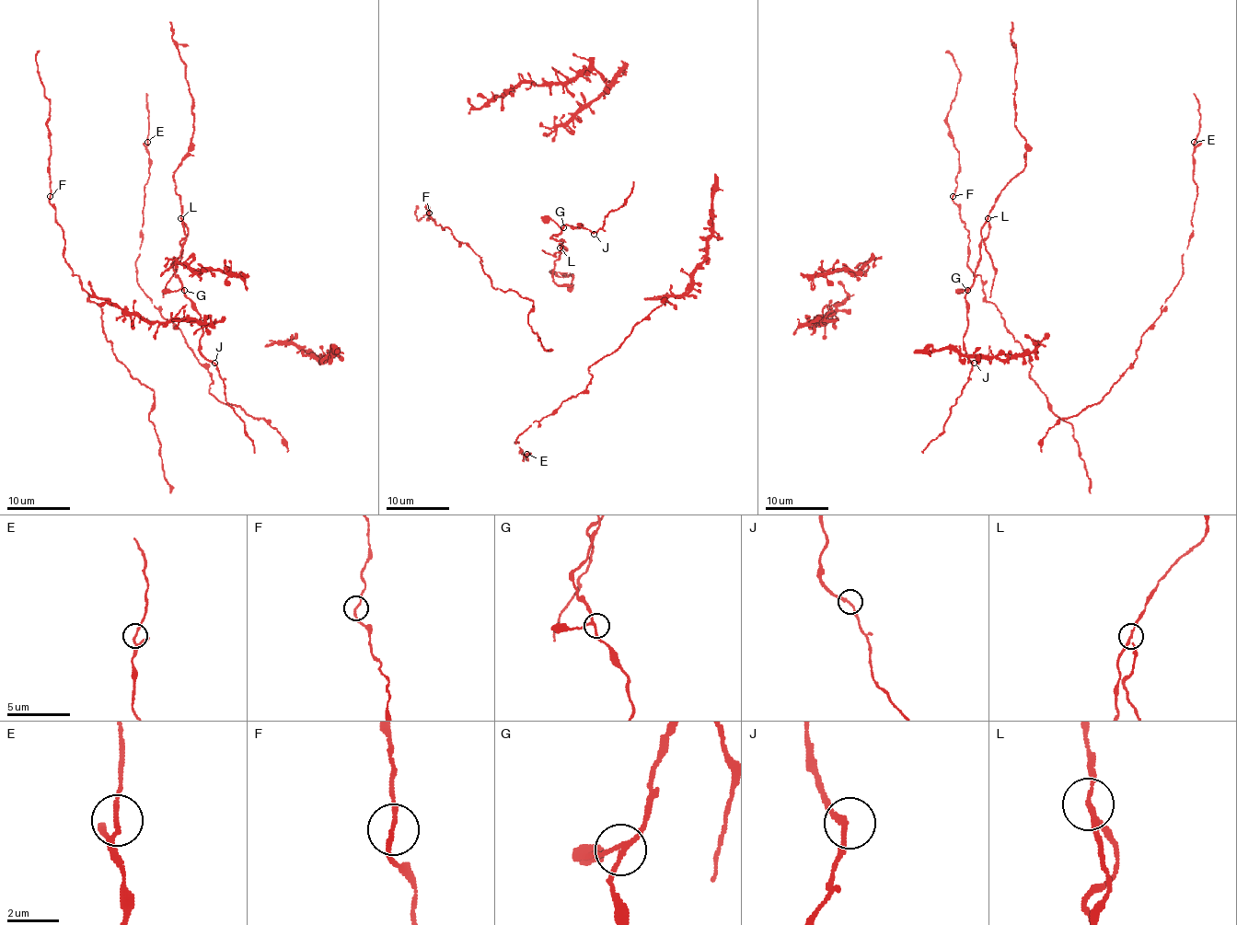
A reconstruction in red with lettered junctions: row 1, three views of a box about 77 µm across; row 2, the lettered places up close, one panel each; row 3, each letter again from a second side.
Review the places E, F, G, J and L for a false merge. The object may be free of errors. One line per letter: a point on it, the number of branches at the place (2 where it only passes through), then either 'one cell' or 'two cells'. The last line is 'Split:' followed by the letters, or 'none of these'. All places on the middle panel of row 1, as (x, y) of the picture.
E: place (526, 454); branches 3; one cell
F: place (429, 213); branches 2; one cell
G: place (563, 227); branches 3; one cell
J: place (594, 234); branches 2; one cell
L: place (560, 248); branches 3; two cells
Split: L

